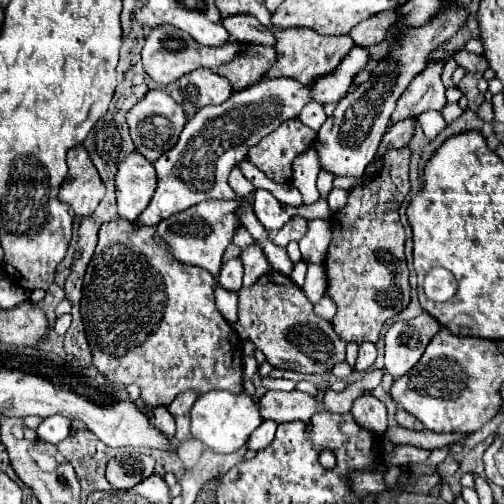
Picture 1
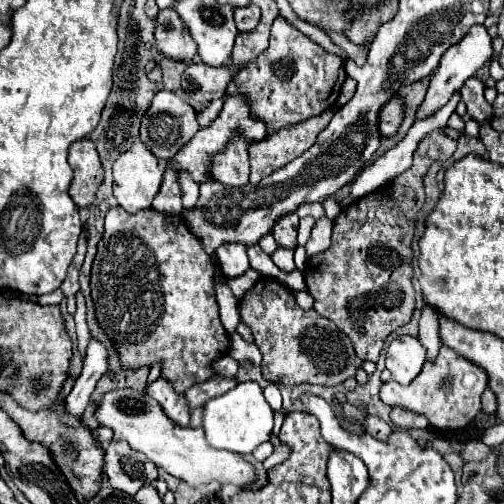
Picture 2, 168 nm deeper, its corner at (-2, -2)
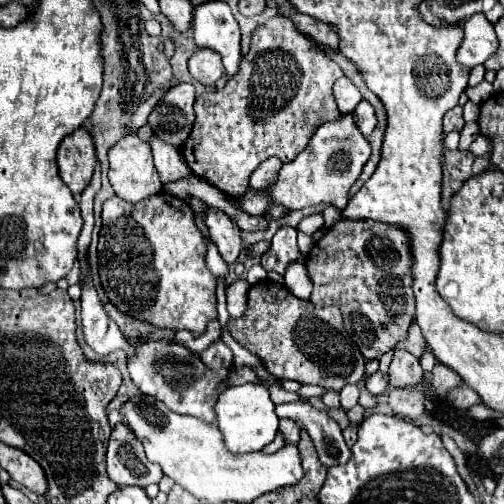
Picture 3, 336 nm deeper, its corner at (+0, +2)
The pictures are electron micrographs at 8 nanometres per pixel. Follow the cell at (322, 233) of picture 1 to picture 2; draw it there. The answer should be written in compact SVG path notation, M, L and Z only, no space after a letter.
M326 216L318 218L314 228L312 228L312 236L306 242L306 256L314 256L324 252L330 246L330 234L332 234L332 220L328 220Z

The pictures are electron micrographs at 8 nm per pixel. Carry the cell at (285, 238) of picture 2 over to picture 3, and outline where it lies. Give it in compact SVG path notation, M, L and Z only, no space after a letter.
M280 228L270 242L268 252L262 256L262 266L268 272L276 272L284 276L290 262L304 262L304 256L296 244L296 230Z

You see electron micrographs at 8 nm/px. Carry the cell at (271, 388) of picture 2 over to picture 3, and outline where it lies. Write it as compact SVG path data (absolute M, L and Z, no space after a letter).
M298 400L298 402L276 406L276 414L278 418L288 418L296 422L300 430L308 432L318 452L318 460L326 468L334 464L344 464L350 458L350 448L342 438L342 430L338 422L330 418L324 410L318 410L312 404Z

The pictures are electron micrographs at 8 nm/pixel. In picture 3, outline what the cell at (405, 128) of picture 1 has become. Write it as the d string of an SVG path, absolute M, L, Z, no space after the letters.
M470 16L464 22L464 40L458 48L458 62L474 68L476 64L484 64L498 50L498 36L494 32L494 24L486 20L486 16Z

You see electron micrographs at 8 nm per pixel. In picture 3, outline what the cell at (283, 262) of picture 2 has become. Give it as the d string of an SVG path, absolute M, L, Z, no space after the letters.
M292 262L292 264L286 268L284 284L286 284L286 288L290 288L290 292L292 292L294 296L304 298L304 300L310 298L312 284L310 284L310 278L308 278L308 272L306 272L304 262Z

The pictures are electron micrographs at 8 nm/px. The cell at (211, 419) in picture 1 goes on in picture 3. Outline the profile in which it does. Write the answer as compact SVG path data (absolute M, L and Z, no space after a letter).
M242 384L232 386L216 402L216 414L218 414L218 428L224 436L224 444L230 452L242 454L242 452L258 452L266 444L270 444L278 430L278 416L274 412L274 402L270 400L270 394L260 384Z

